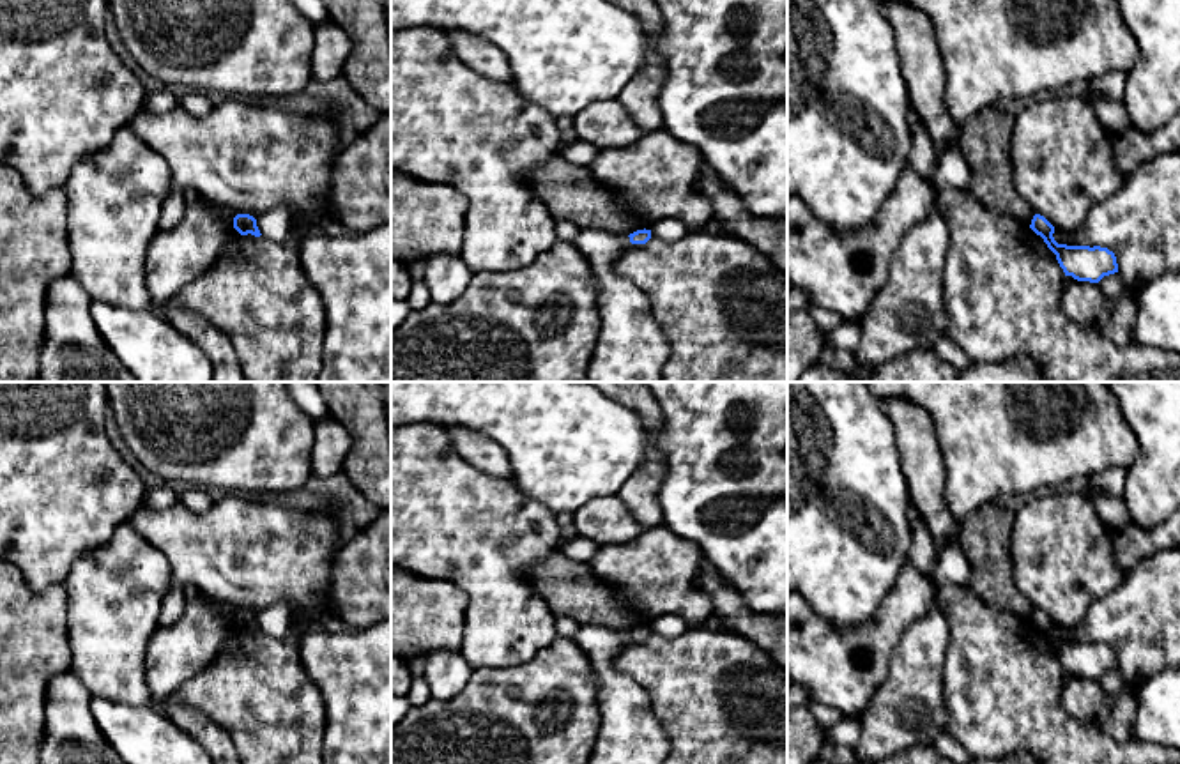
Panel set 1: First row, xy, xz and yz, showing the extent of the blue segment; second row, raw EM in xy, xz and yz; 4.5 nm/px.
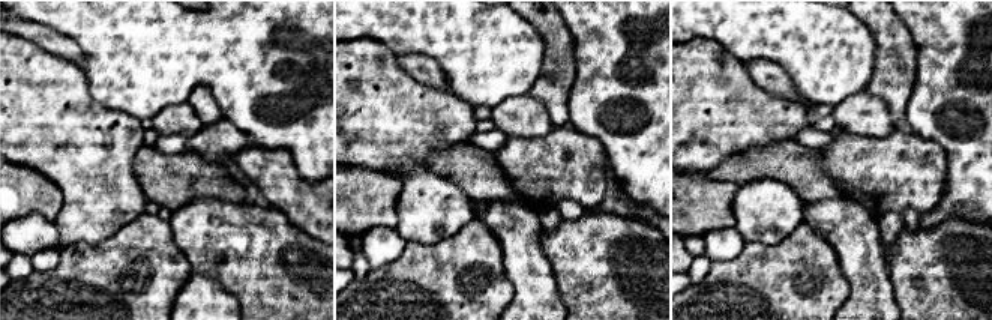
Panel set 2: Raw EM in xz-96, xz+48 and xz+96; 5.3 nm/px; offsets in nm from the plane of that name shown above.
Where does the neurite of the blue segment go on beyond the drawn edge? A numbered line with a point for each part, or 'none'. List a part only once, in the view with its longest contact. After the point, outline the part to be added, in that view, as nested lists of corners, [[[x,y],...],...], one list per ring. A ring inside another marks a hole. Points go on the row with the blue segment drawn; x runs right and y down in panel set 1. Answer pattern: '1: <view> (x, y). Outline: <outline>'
none

